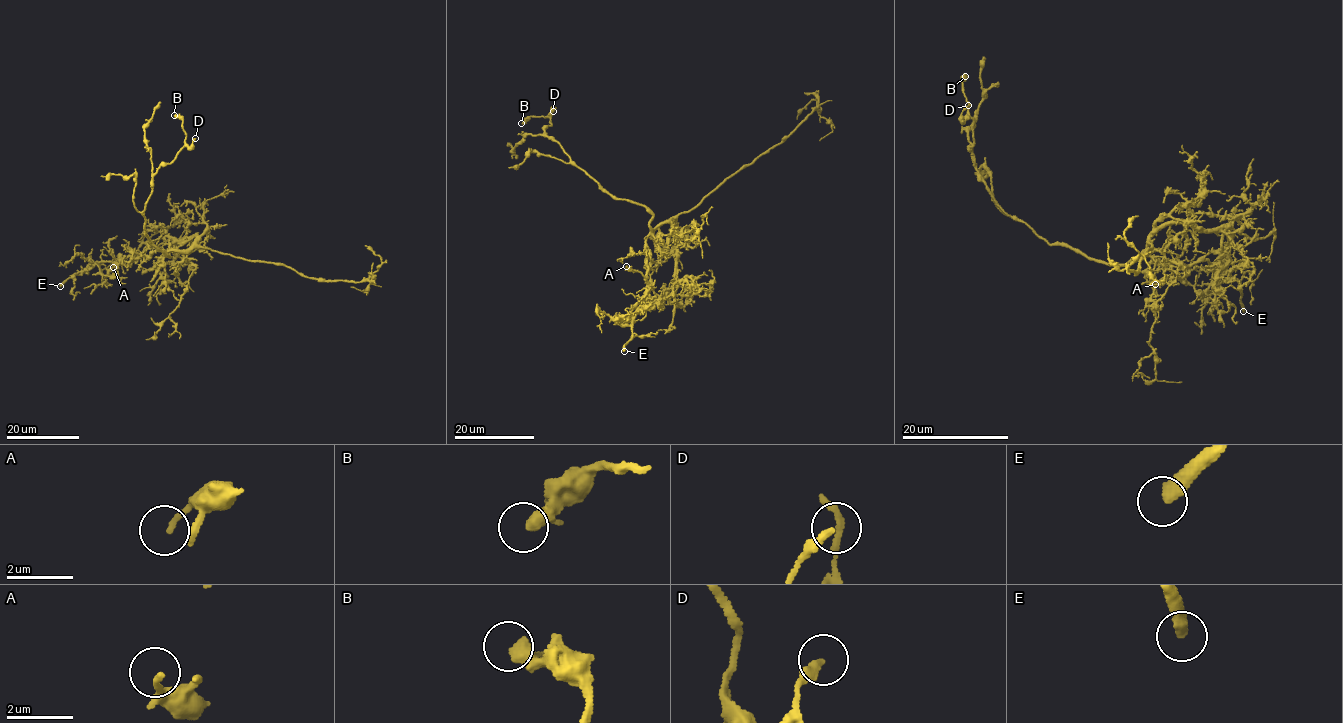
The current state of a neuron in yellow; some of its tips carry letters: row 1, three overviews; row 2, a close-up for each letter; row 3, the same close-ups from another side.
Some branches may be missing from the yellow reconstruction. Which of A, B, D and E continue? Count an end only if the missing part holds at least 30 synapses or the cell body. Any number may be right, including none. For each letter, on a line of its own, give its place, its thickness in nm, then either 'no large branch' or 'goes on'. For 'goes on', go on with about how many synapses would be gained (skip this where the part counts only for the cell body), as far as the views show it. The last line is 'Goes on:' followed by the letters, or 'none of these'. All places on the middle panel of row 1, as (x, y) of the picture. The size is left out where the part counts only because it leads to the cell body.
A: (626, 266) | 150 nm | no large branch
B: (521, 123) | 440 nm | no large branch
D: (553, 111) | 240 nm | no large branch
E: (624, 351) | 400 nm | goes on
Goes on: E

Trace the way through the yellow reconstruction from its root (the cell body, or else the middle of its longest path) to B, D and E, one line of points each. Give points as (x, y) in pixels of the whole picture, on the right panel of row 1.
B: (1144, 252), (1125, 264), (1108, 264), (1052, 245), (1008, 215), (969, 150), (973, 122), (962, 92), (965, 76)
D: (1144, 252), (1108, 264), (1052, 245), (1008, 215), (969, 150), (973, 122), (962, 115), (968, 105)
E: (1144, 252), (1162, 262), (1182, 262), (1185, 265), (1209, 260), (1215, 270), (1228, 272), (1239, 282), (1243, 311)

